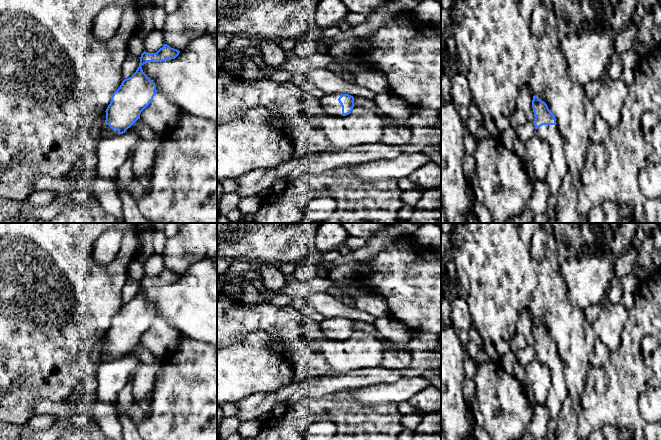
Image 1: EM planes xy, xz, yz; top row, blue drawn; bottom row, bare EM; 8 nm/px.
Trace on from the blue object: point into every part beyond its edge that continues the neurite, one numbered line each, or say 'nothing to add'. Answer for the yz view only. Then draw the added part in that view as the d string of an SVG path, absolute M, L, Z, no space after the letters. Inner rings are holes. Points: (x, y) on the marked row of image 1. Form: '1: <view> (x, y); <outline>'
1: yz (558, 168); M557 124L543 125L535 129L535 134L540 140L546 141L550 146L551 162L545 178L549 187L547 210L542 215L536 215L532 223L556 223L558 193L562 179L568 172L563 140Z

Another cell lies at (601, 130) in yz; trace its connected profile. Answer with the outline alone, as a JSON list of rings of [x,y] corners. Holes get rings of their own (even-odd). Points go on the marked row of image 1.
[[[596,113],[594,117],[594,127],[591,130],[590,141],[594,144],[600,144],[609,135],[611,127]]]

